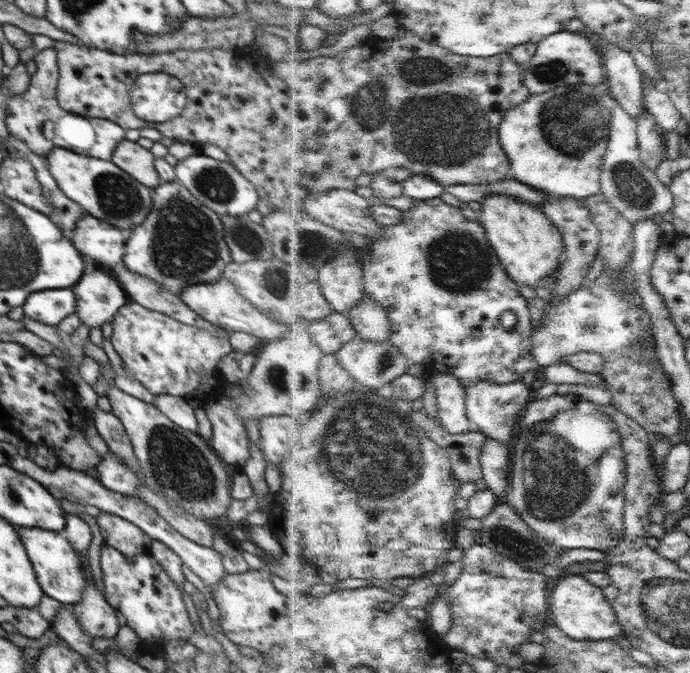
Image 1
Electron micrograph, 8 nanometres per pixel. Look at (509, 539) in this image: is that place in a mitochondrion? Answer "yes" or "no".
yes

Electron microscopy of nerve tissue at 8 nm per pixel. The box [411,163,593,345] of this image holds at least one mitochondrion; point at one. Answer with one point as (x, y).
(458, 263)

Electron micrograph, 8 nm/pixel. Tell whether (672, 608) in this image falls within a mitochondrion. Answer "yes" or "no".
yes

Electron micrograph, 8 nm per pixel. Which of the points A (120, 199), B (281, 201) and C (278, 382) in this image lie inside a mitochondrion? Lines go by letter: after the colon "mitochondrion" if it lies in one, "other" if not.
A: mitochondrion
B: other
C: mitochondrion

